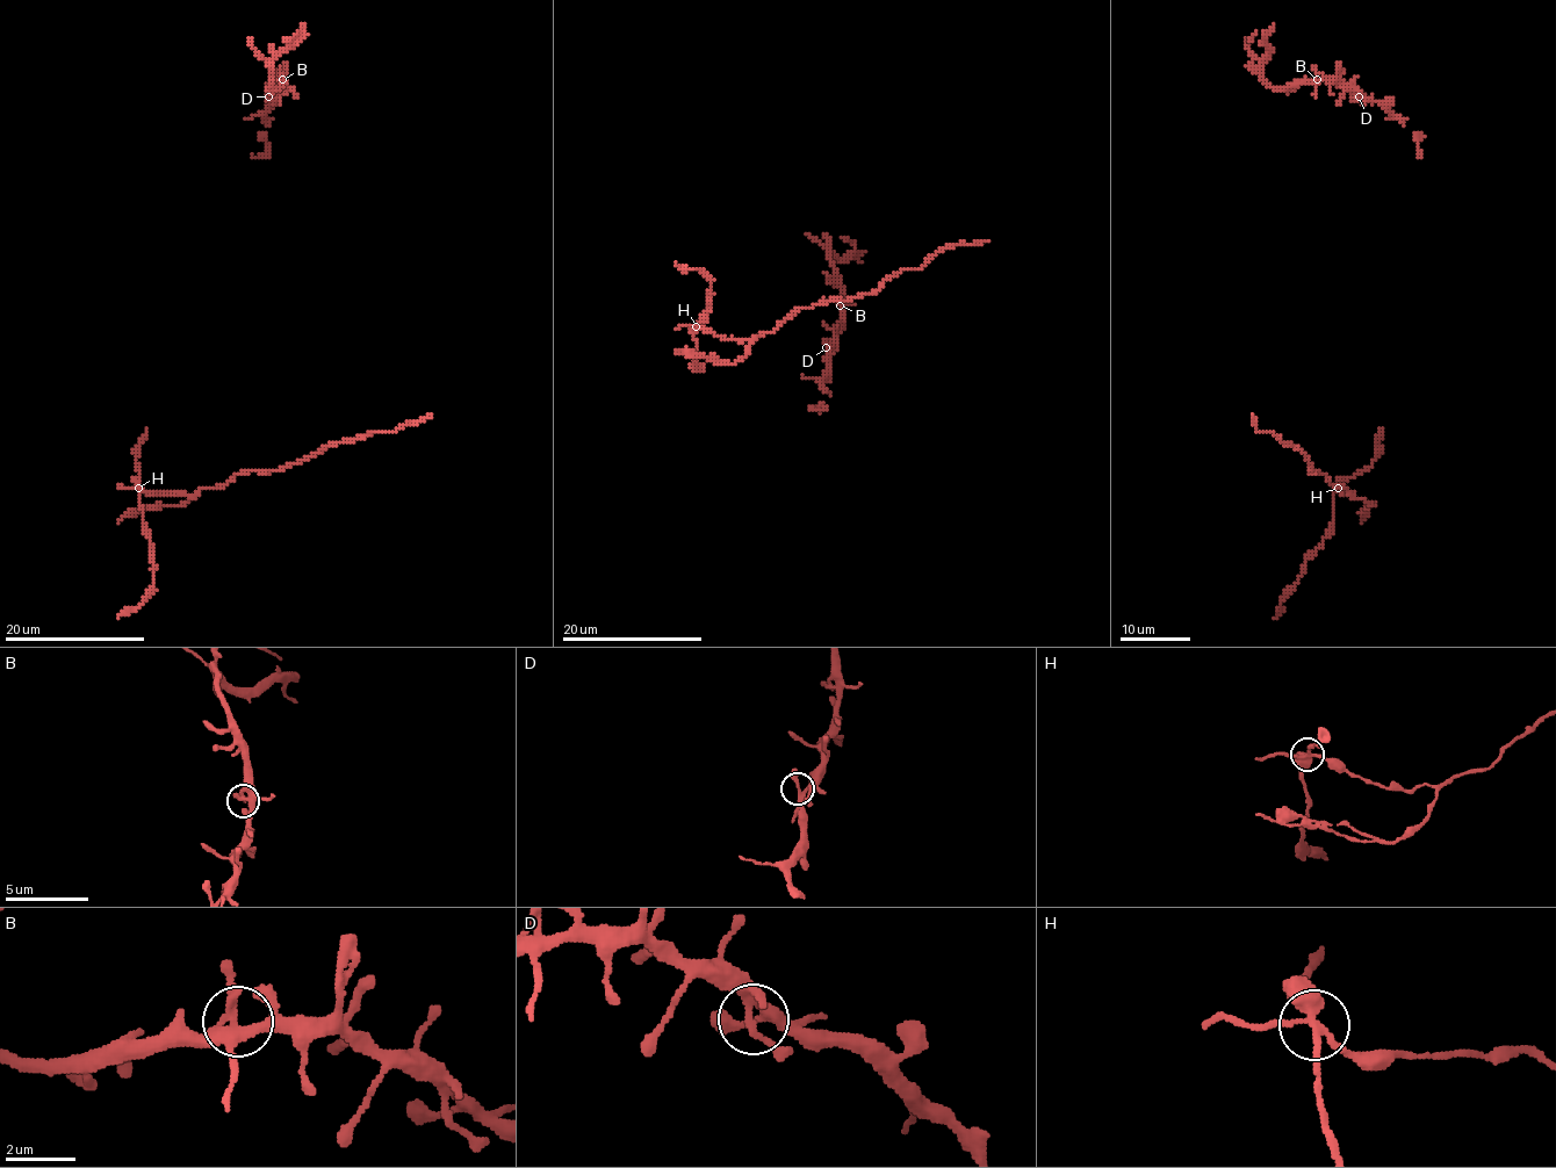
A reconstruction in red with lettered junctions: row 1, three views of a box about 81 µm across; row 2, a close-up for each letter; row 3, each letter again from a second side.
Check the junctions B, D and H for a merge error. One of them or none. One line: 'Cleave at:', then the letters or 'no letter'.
Cleave at: H

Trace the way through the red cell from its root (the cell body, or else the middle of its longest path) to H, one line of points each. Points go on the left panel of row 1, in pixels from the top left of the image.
H: (145, 427), (137, 458), (138, 488)

